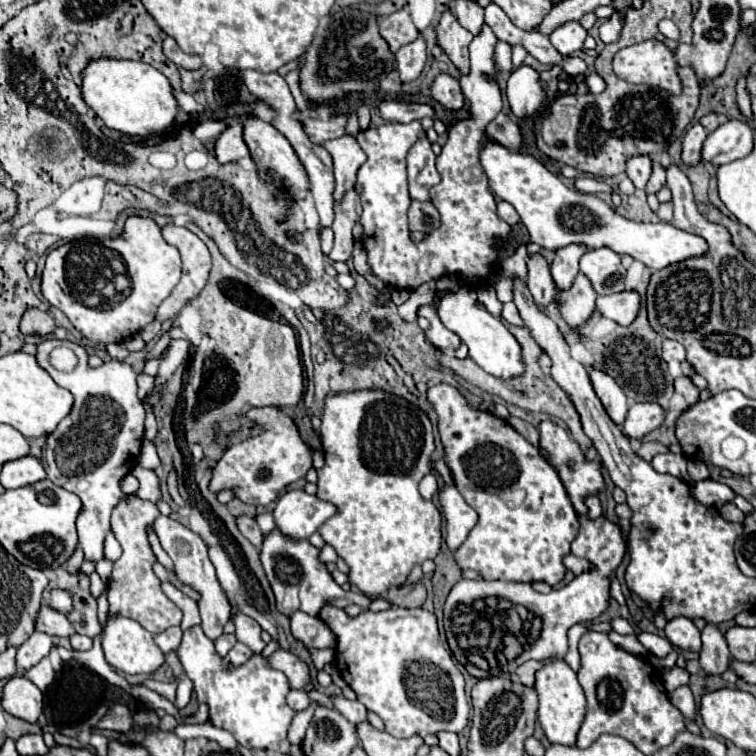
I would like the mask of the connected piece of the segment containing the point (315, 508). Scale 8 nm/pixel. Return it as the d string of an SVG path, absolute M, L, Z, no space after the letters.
M293 489L281 495L273 511L277 527L293 539L309 539L331 515L335 515L333 503L309 495L303 489Z

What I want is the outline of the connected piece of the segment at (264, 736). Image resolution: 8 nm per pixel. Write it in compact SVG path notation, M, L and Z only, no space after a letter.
M199 625L183 633L177 655L187 677L193 681L197 699L209 705L209 721L215 727L227 729L237 739L237 743L247 749L279 747L279 741L285 739L287 727L295 715L295 711L291 711L291 707L287 707L285 703L289 683L281 671L269 669L265 665L265 659L259 655L253 655L237 671L225 671L221 665L221 657L215 655L213 641L205 637Z

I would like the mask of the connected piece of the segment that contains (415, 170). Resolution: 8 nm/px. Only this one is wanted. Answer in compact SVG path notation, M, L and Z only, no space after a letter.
M425 135L407 153L407 173L409 173L409 195L415 201L427 201L429 189L441 181L435 169L435 153Z

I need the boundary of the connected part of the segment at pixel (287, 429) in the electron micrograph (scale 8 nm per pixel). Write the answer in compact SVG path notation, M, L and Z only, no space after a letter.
M251 407L245 417L255 421L261 427L261 433L225 449L221 461L211 469L213 477L209 489L215 493L233 491L243 503L265 507L275 501L289 483L305 477L311 469L311 449L301 441L295 421L281 407Z

